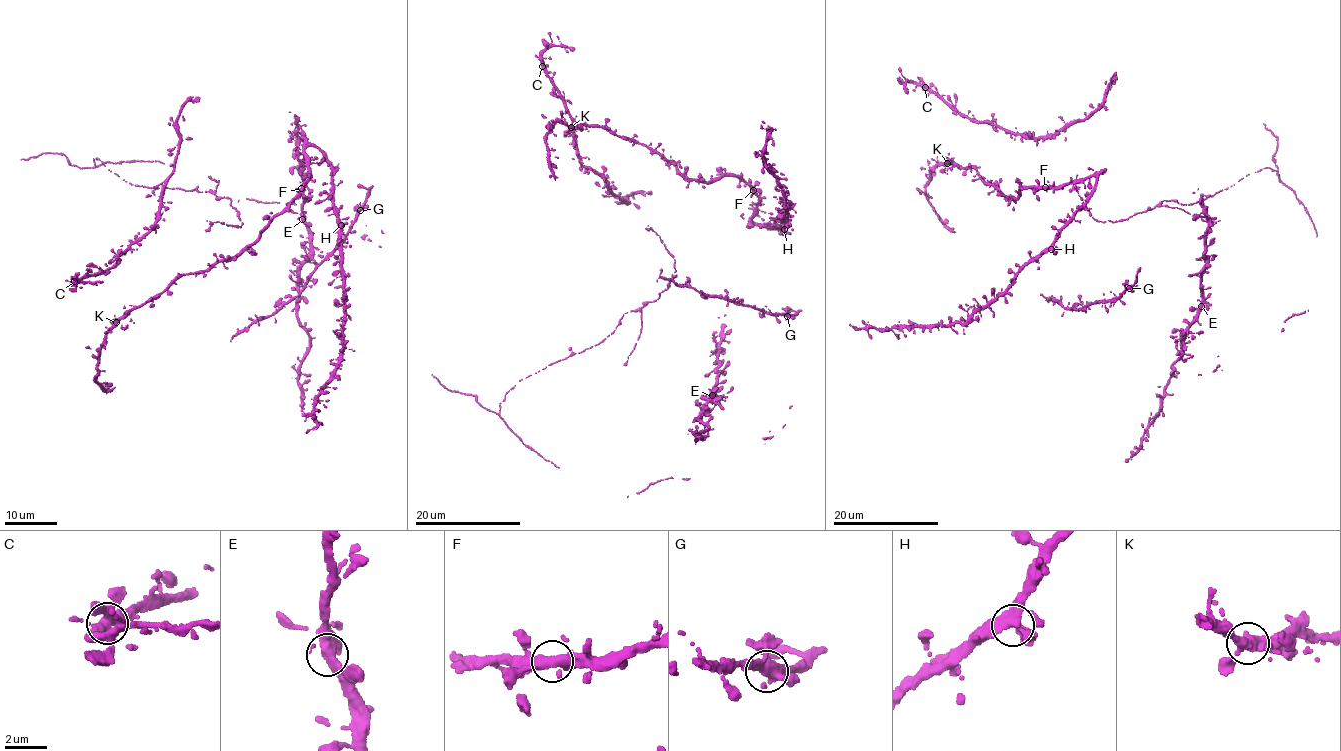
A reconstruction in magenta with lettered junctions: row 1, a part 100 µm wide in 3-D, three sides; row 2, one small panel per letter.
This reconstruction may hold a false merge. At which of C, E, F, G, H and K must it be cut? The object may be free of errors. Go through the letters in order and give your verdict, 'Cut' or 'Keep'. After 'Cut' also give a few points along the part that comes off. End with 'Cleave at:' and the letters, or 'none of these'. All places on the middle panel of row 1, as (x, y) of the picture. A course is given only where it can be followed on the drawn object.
C: Keep
E: Keep
F: Keep
G: Keep
H: Keep
K: Keep
Cleave at: none of these

